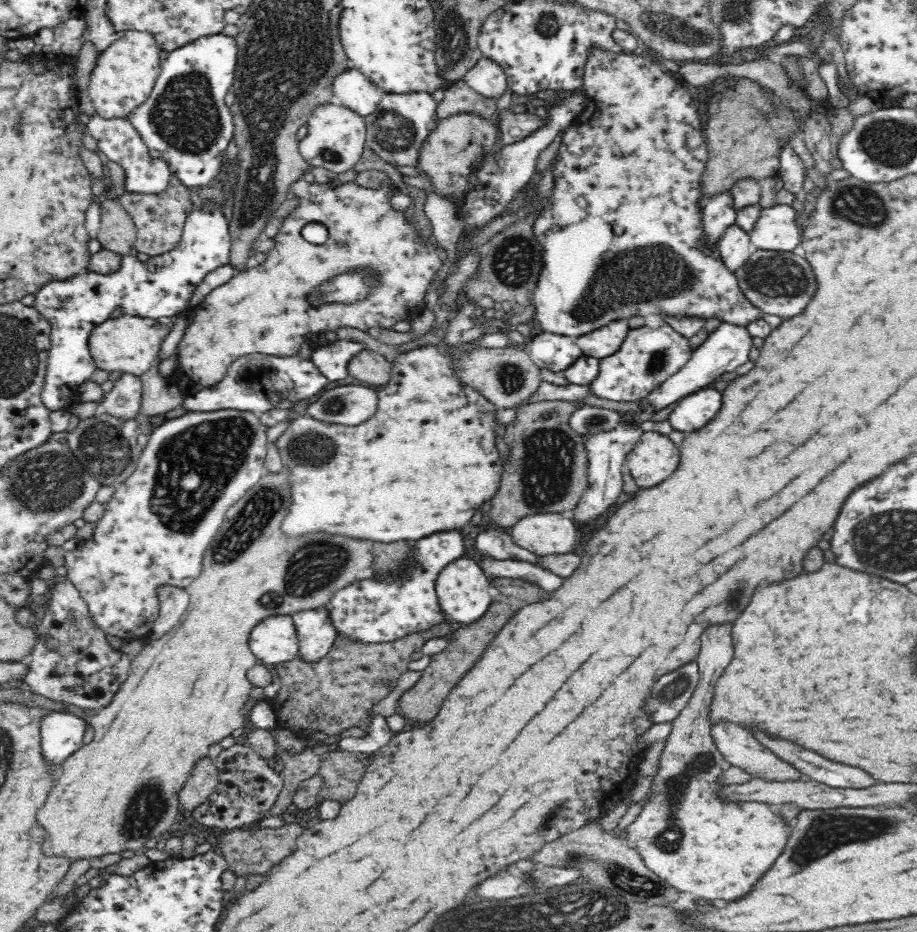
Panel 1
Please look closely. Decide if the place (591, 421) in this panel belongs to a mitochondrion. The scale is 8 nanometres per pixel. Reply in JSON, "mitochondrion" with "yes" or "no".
{"mitochondrion":"yes"}

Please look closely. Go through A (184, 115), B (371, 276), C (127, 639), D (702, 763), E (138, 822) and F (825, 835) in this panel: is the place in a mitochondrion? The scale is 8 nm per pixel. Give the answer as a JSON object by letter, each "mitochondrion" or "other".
{"A":"mitochondrion","B":"mitochondrion","C":"other","D":"mitochondrion","E":"mitochondrion","F":"mitochondrion"}

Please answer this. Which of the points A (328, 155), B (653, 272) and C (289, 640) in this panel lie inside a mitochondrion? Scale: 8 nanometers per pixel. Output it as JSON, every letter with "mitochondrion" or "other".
{"A":"mitochondrion","B":"mitochondrion","C":"other"}

